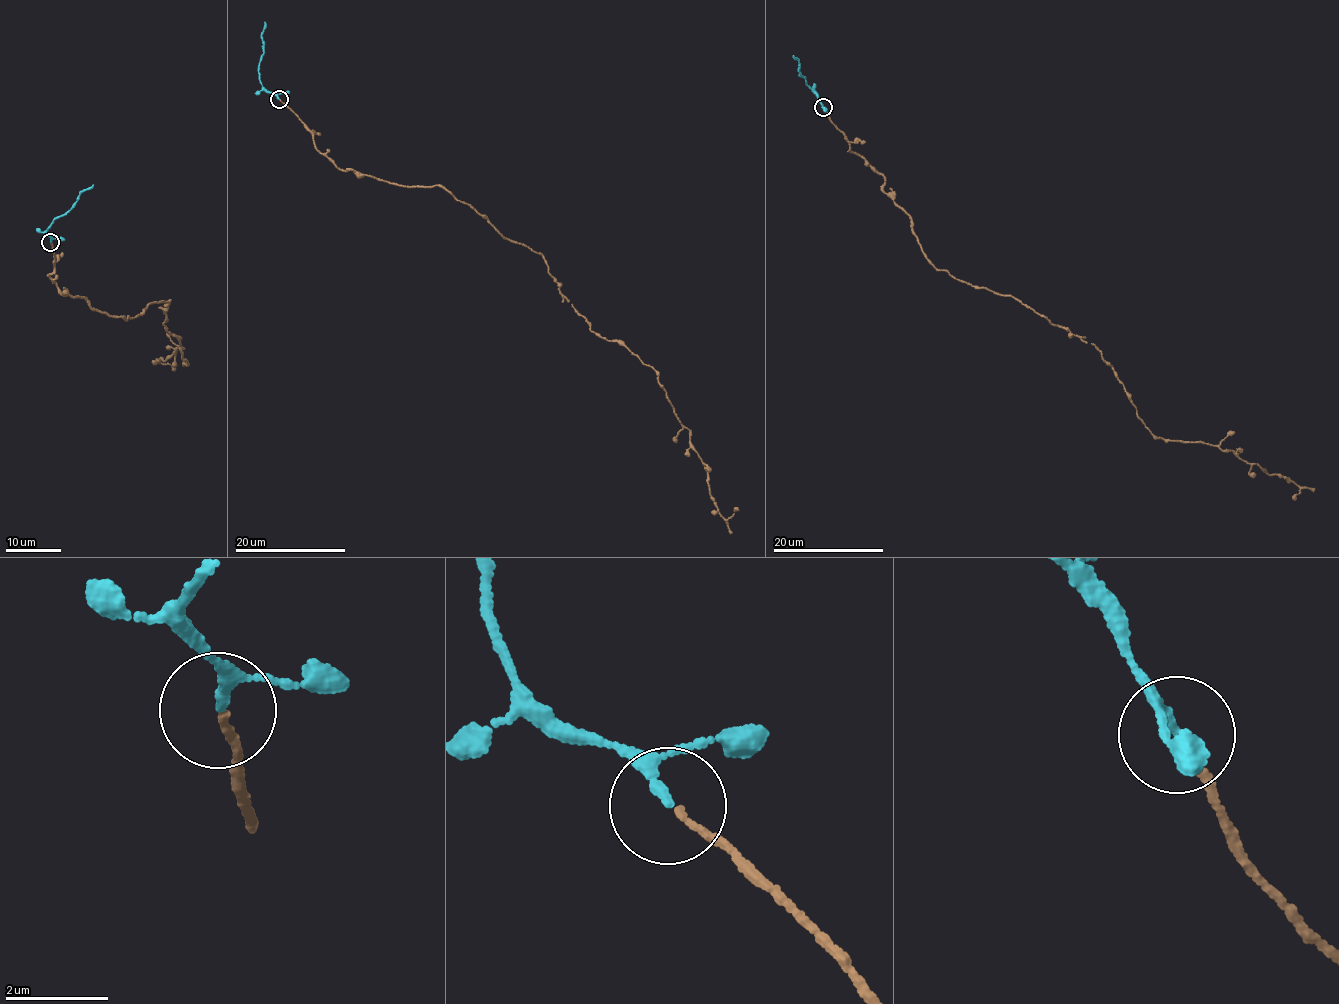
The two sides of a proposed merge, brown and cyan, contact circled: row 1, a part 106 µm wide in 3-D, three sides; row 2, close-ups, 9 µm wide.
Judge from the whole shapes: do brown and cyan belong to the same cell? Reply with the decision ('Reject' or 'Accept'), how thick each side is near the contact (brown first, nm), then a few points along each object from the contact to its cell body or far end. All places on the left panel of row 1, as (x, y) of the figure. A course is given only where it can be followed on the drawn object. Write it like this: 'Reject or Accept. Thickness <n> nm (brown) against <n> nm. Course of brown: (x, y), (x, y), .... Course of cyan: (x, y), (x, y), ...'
Accept. Thickness 110 nm (brown) against 130 nm. Course of brown: (50, 242), (48, 276), (92, 308), (170, 301), (187, 363), (180, 346), (158, 360), (175, 371). Course of cyan: (50, 242), (46, 231), (54, 219), (70, 209), (79, 193), (94, 185)

